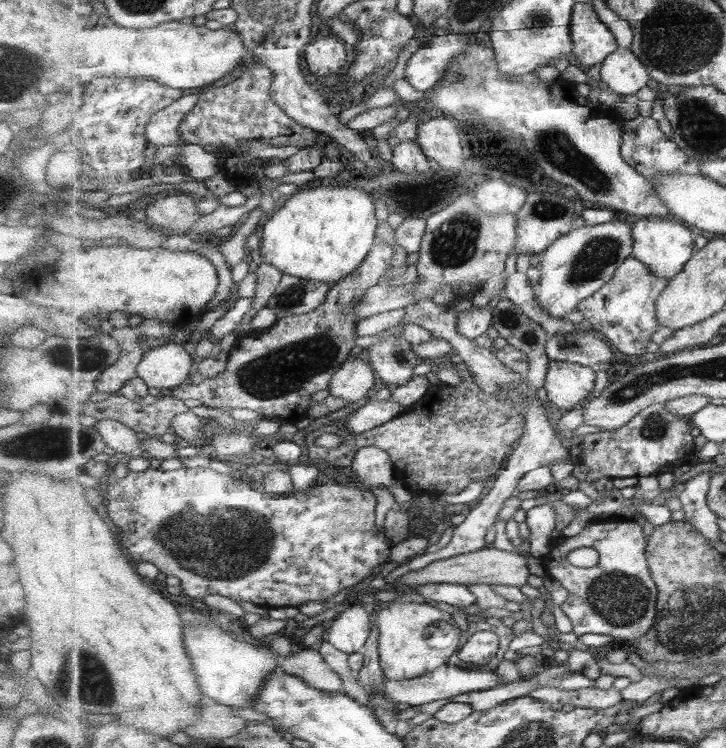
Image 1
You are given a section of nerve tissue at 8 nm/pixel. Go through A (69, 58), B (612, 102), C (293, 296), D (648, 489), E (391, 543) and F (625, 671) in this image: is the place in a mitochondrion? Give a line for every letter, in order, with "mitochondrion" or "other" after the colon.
A: other
B: other
C: mitochondrion
D: other
E: other
F: other

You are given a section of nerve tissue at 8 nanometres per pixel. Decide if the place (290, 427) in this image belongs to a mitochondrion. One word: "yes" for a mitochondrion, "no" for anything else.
no

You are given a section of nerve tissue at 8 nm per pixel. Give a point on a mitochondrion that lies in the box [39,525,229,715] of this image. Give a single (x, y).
(92, 689)

